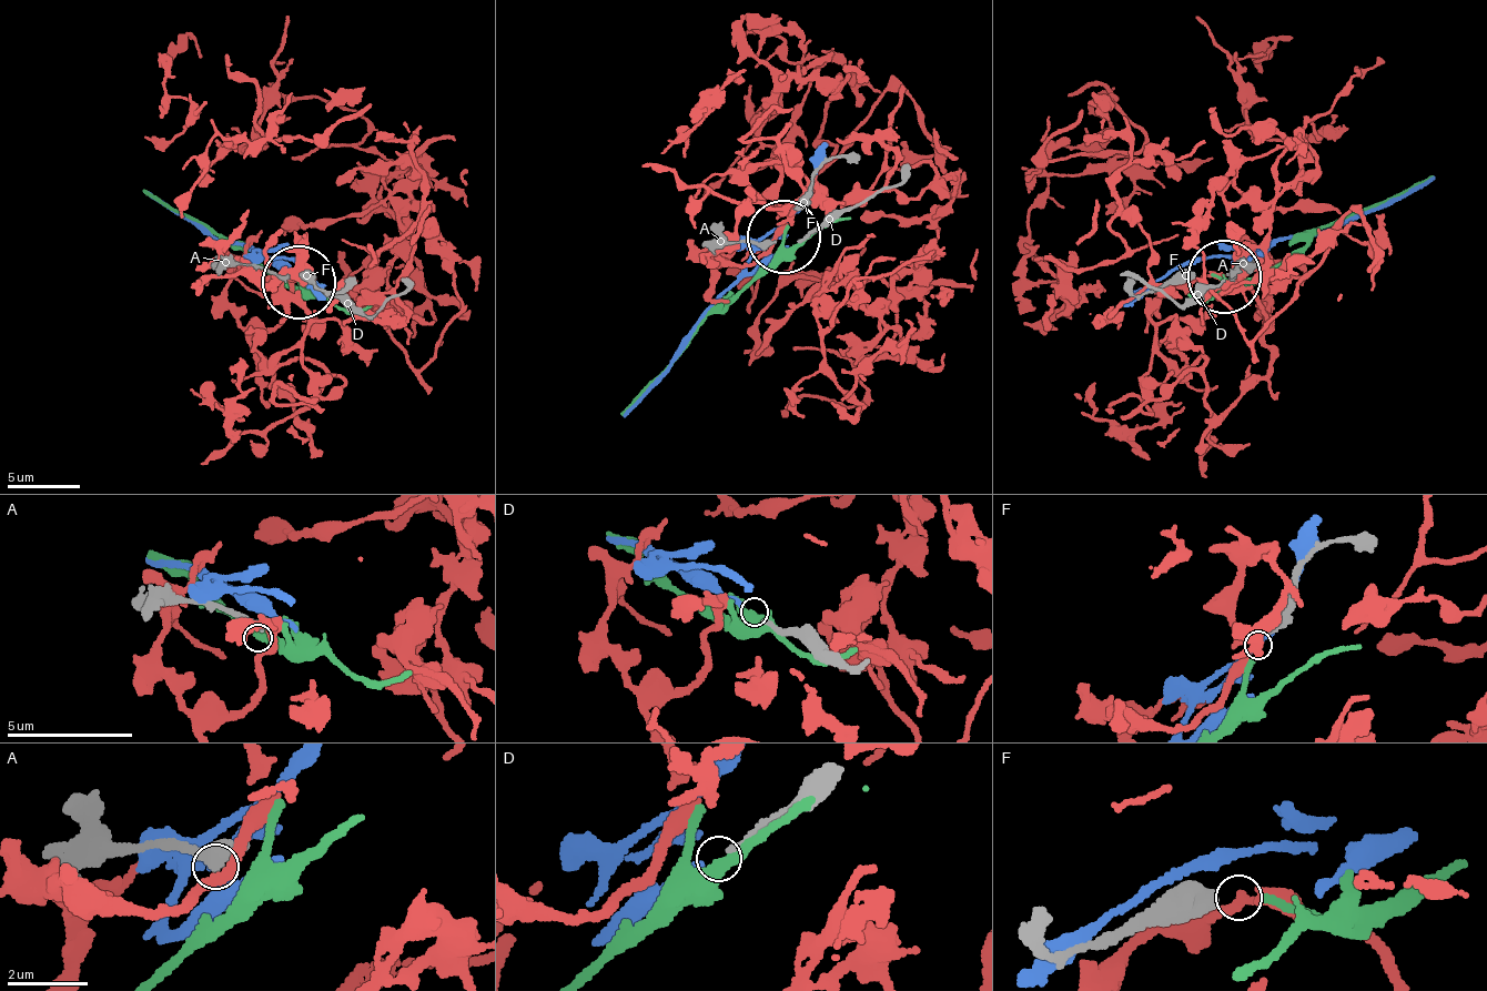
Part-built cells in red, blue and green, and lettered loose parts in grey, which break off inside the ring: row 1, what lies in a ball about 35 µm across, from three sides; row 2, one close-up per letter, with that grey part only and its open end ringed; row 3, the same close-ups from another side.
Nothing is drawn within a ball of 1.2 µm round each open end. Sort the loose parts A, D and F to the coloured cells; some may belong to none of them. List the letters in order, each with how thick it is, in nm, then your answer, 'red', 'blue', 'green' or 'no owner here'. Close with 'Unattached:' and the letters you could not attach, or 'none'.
A: 400 nm | no owner here
D: 200 nm | blue
F: 550 nm | green
Unattached: A

